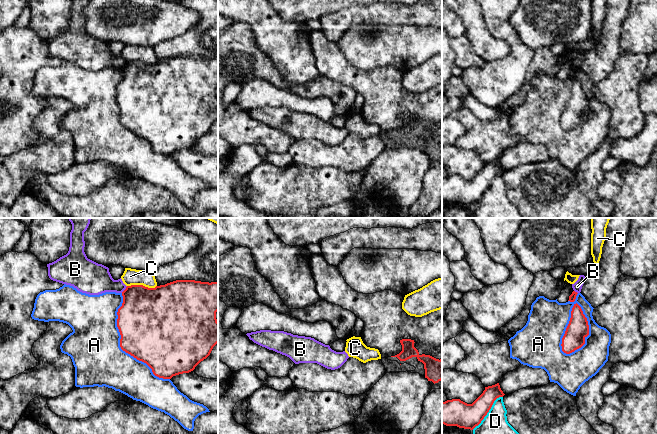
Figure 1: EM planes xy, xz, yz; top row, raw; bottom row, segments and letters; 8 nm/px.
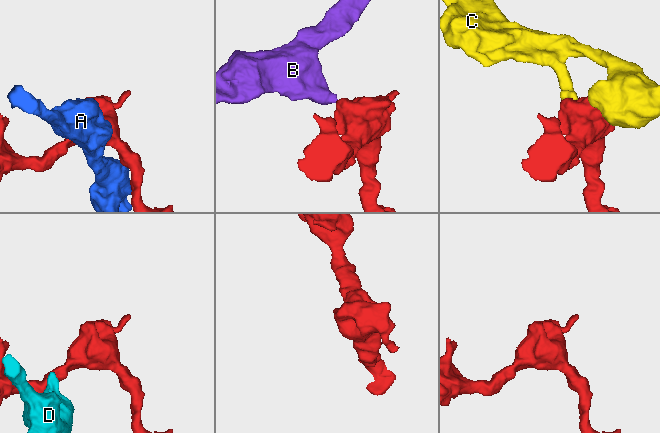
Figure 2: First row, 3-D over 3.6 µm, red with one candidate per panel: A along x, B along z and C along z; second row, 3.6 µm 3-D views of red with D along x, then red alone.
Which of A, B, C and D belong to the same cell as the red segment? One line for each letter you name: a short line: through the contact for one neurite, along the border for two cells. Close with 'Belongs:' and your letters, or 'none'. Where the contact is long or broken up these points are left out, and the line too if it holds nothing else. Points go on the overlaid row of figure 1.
Belongs: none

